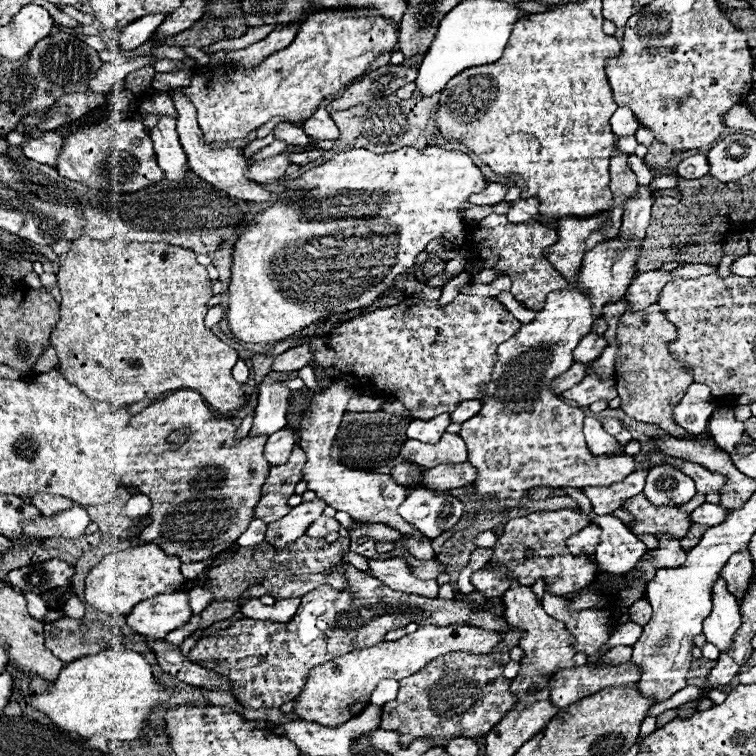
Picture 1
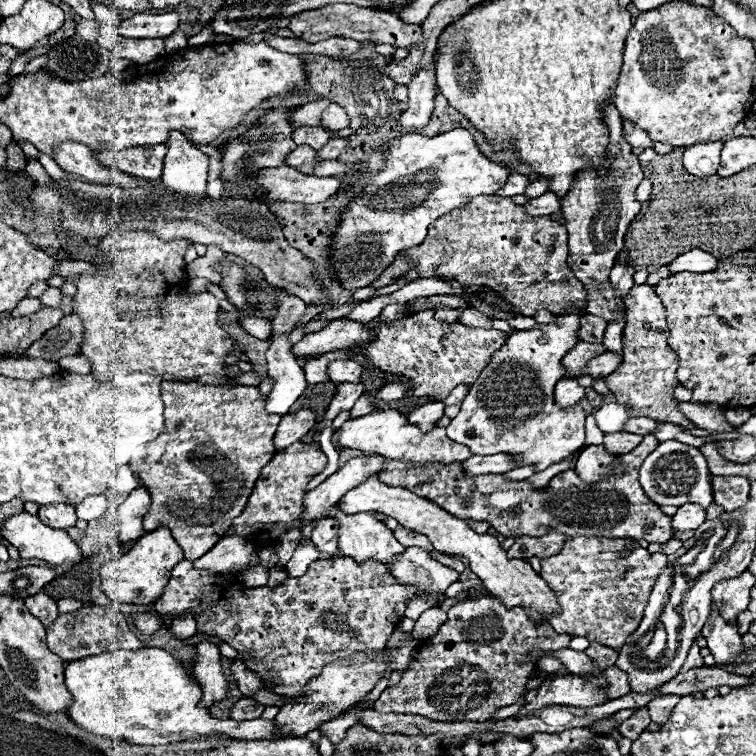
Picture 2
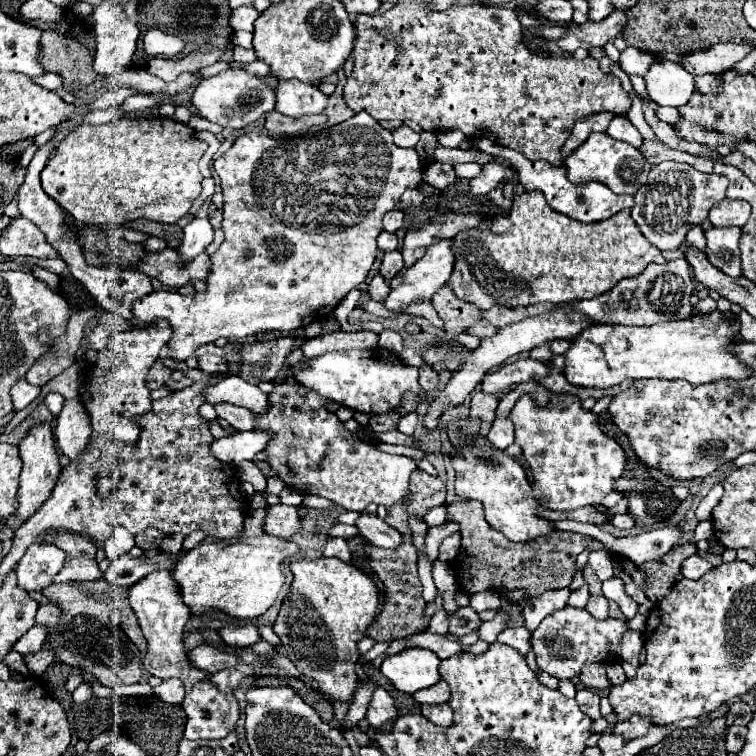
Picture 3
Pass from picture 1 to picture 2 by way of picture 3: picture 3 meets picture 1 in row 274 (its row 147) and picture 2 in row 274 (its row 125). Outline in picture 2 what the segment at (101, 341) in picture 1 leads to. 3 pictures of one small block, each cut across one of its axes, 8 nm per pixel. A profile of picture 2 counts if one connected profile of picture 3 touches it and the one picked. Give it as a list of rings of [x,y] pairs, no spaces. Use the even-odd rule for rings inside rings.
[[[112,232],[112,234],[108,234],[104,240],[102,240],[102,244],[98,244],[98,250],[102,252],[102,262],[98,262],[96,266],[100,268],[100,276],[92,276],[92,274],[80,274],[80,278],[76,280],[76,286],[78,286],[78,294],[74,296],[74,312],[82,318],[82,322],[84,322],[84,328],[86,328],[86,332],[84,332],[84,344],[82,344],[82,348],[80,348],[80,354],[82,356],[86,356],[90,362],[92,362],[92,374],[98,378],[98,380],[104,380],[104,382],[108,382],[108,380],[112,380],[114,378],[114,374],[118,374],[118,372],[134,372],[134,370],[138,370],[138,372],[144,372],[144,374],[152,374],[152,376],[158,376],[158,378],[162,378],[162,380],[186,380],[186,378],[194,378],[194,376],[200,376],[200,374],[226,374],[224,372],[224,368],[226,368],[226,364],[224,364],[224,356],[228,356],[230,352],[232,352],[232,338],[230,338],[230,334],[218,324],[218,320],[216,320],[216,314],[218,314],[218,310],[220,310],[220,306],[218,306],[218,298],[216,296],[212,296],[212,294],[198,294],[196,298],[192,298],[192,300],[186,300],[184,296],[182,296],[182,290],[186,288],[186,264],[184,264],[184,260],[182,260],[182,256],[184,256],[184,252],[186,252],[186,248],[190,246],[190,242],[188,240],[162,240],[162,238],[158,238],[158,236],[154,236],[152,232]]]

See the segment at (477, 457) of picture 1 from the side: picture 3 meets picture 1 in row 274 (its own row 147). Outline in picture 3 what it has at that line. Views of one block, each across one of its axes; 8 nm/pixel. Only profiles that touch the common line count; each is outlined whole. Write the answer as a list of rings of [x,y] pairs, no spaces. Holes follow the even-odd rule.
[[[592,134],[572,156],[566,156],[564,166],[572,184],[602,182],[616,194],[636,194],[646,184],[648,172],[652,170],[652,164],[636,148],[618,142],[608,134]]]

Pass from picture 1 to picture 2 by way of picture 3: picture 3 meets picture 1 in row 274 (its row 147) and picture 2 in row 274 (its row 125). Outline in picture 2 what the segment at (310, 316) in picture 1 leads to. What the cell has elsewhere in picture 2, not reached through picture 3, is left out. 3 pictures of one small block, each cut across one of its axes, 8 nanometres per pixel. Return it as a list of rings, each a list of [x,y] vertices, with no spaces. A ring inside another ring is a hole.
[[[454,128],[432,138],[410,132],[390,140],[380,150],[384,148],[386,168],[364,186],[362,196],[350,202],[340,226],[332,234],[332,260],[336,256],[336,276],[346,290],[364,288],[374,282],[404,248],[424,240],[432,220],[480,194],[498,192],[510,176],[508,166],[492,162],[480,152],[474,134],[466,128]]]

